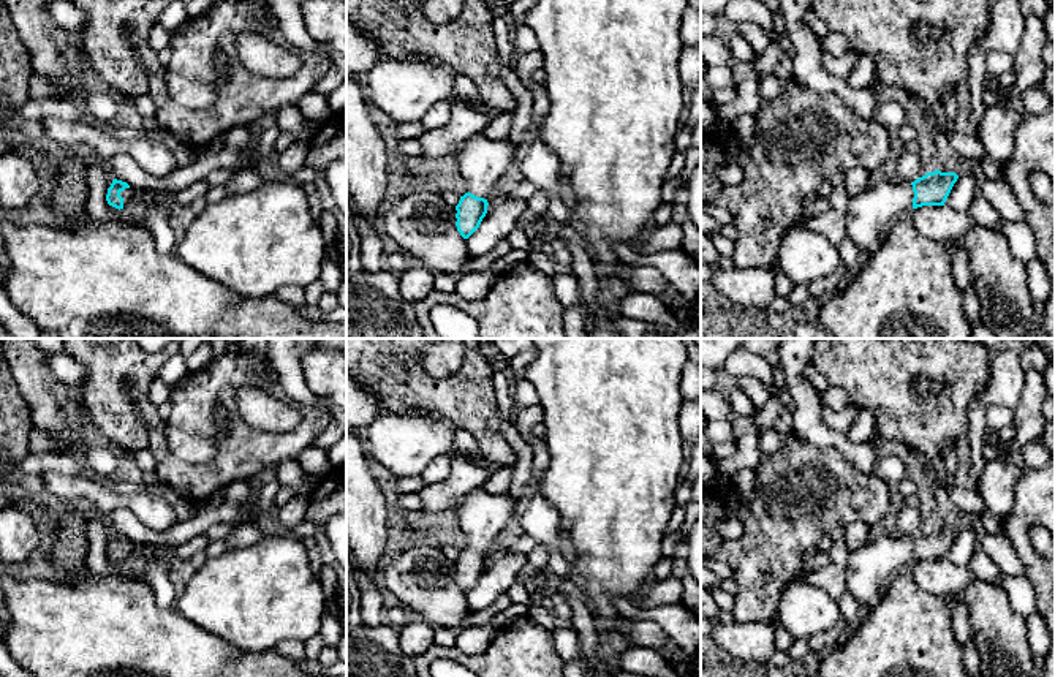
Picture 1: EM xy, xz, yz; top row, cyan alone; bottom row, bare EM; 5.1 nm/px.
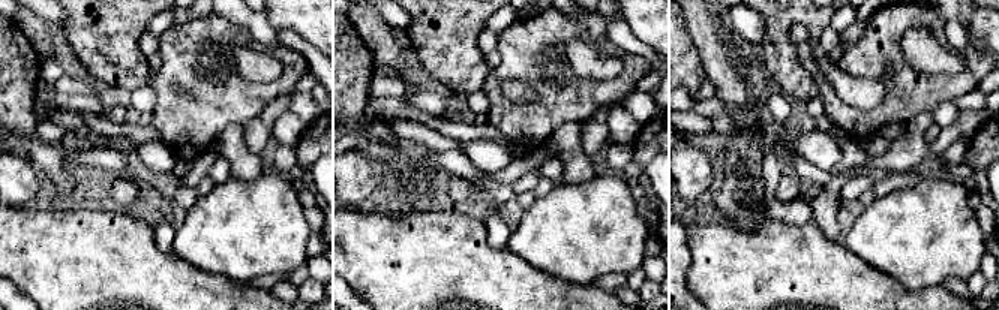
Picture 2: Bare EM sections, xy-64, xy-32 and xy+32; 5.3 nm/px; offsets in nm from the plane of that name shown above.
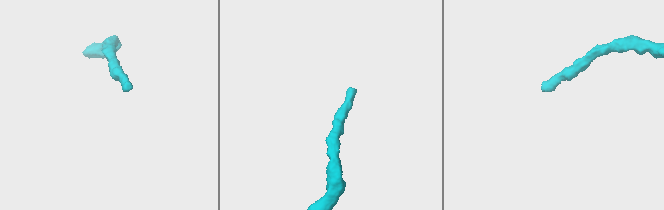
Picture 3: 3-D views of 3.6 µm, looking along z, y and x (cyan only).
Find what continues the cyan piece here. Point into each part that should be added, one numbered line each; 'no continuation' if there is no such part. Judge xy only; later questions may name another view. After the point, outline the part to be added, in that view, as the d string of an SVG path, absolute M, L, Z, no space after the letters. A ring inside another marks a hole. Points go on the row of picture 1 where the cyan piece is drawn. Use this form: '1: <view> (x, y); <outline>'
1: xy (128, 195); M131 187L120 191L120 196L123 198L123 209L138 196L138 191L134 191Z

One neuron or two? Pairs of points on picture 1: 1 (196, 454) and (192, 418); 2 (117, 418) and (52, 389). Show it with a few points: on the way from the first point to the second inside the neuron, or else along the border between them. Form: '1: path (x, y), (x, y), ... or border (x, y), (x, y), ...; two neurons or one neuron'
1: border (190, 432), (204, 435), (212, 442); two neurons
2: border (76, 391), (90, 421); two neurons

